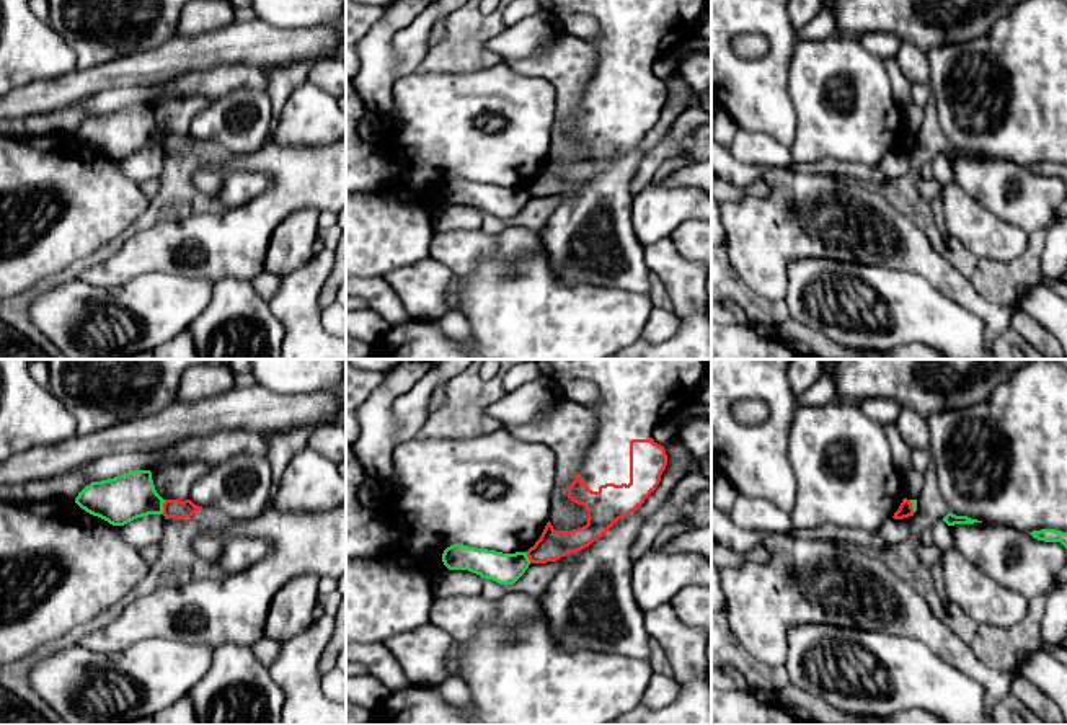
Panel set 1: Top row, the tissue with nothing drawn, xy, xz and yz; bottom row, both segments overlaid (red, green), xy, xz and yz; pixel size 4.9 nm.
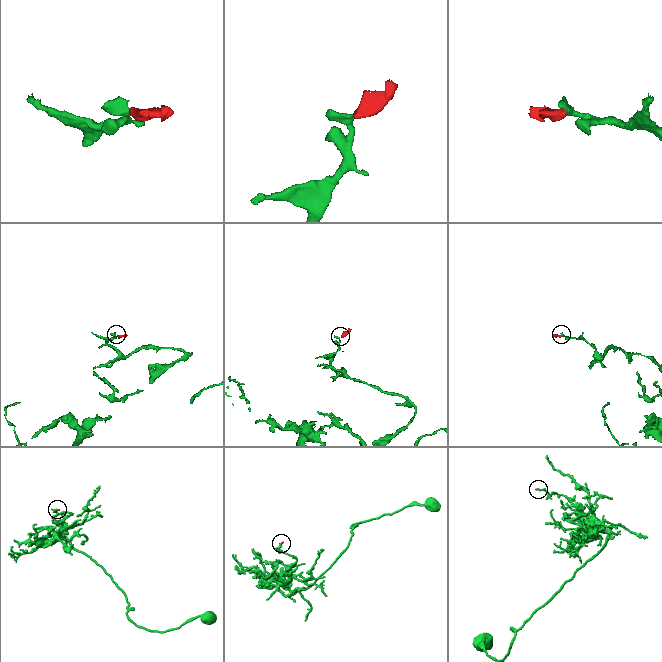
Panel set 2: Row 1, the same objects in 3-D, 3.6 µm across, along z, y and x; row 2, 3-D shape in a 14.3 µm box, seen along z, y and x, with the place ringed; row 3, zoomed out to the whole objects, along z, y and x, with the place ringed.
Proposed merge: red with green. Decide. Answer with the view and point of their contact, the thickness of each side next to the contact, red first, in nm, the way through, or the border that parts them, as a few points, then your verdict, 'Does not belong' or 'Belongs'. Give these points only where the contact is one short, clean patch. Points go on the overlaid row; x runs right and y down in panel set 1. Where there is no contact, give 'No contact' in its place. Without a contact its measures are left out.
Touches red at xy (163, 507). Thickness 100 nm (red) against 240 nm. Boundary: xy (165, 500), (162, 513). Does not belong

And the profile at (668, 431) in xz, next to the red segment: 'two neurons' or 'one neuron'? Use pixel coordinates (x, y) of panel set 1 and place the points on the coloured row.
two neurons

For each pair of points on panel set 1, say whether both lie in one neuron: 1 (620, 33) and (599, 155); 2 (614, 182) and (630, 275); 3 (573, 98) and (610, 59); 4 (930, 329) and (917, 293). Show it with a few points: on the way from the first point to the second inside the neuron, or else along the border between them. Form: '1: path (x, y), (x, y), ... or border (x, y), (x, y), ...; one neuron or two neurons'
1: path (620, 64), (620, 105), (609, 124); one neuron
2: path (614, 204), (617, 231), (625, 252); one neuron
3: border (589, 43), (596, 53), (597, 67), (579, 106); two neurons
4: path (929, 320), (917, 309), (917, 301); one neuron

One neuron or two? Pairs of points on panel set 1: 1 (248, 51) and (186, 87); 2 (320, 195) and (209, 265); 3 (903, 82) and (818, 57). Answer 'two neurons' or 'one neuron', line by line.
1: two neurons
2: one neuron
3: two neurons

